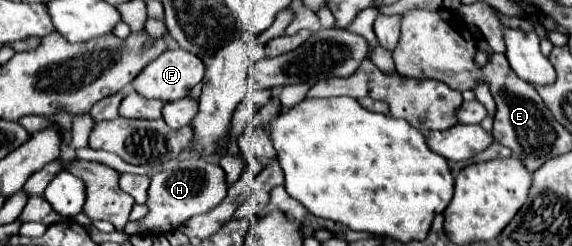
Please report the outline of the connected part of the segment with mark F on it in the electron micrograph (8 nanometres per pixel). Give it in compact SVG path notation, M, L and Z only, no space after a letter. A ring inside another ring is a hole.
M171 47L167 51L163 51L163 55L159 55L155 61L151 61L137 77L135 81L131 83L133 89L147 97L147 99L161 99L161 101L177 101L177 99L183 99L189 95L189 91L201 83L205 77L205 63L189 53L189 51L183 51L181 47Z

